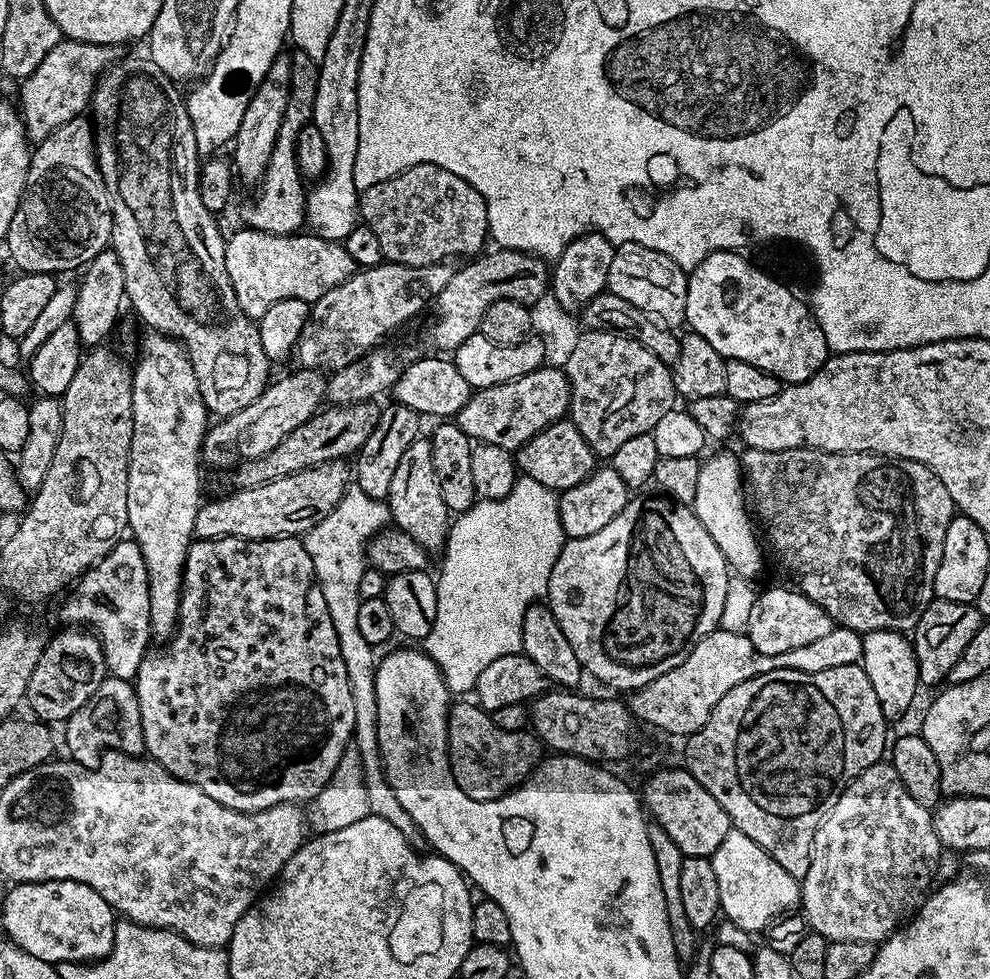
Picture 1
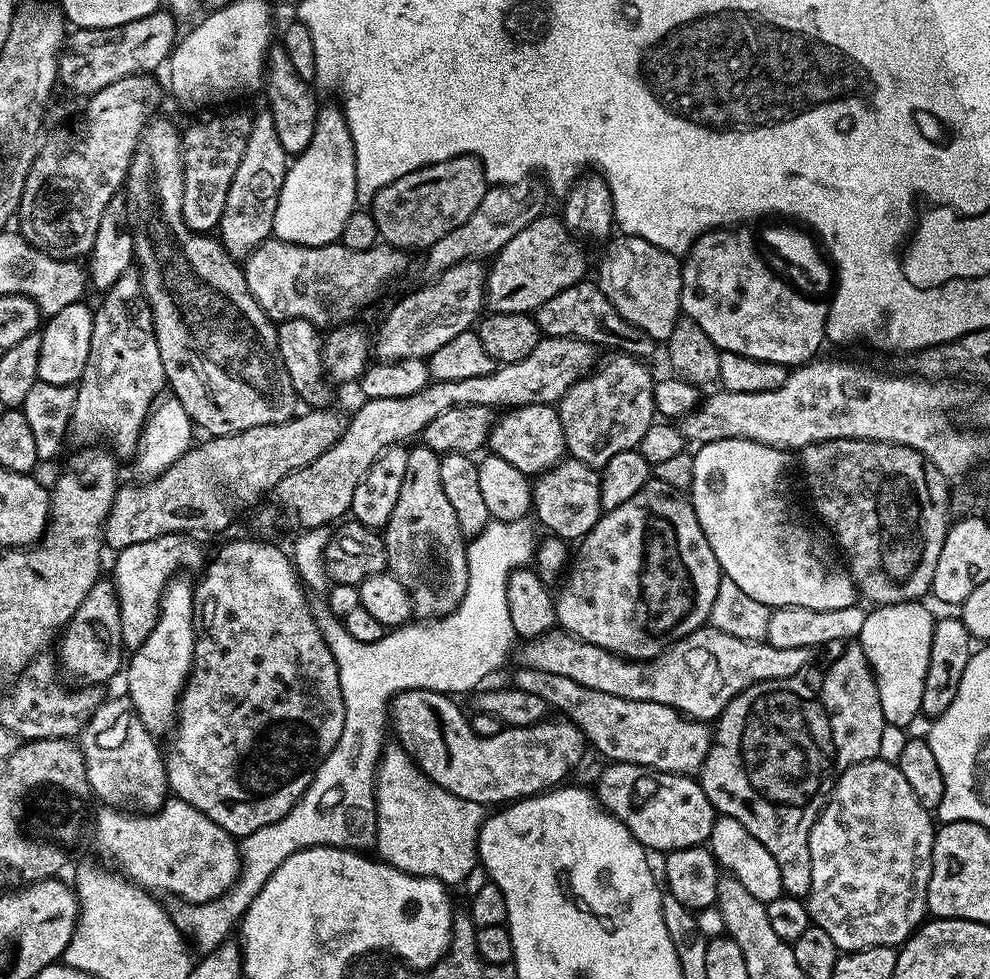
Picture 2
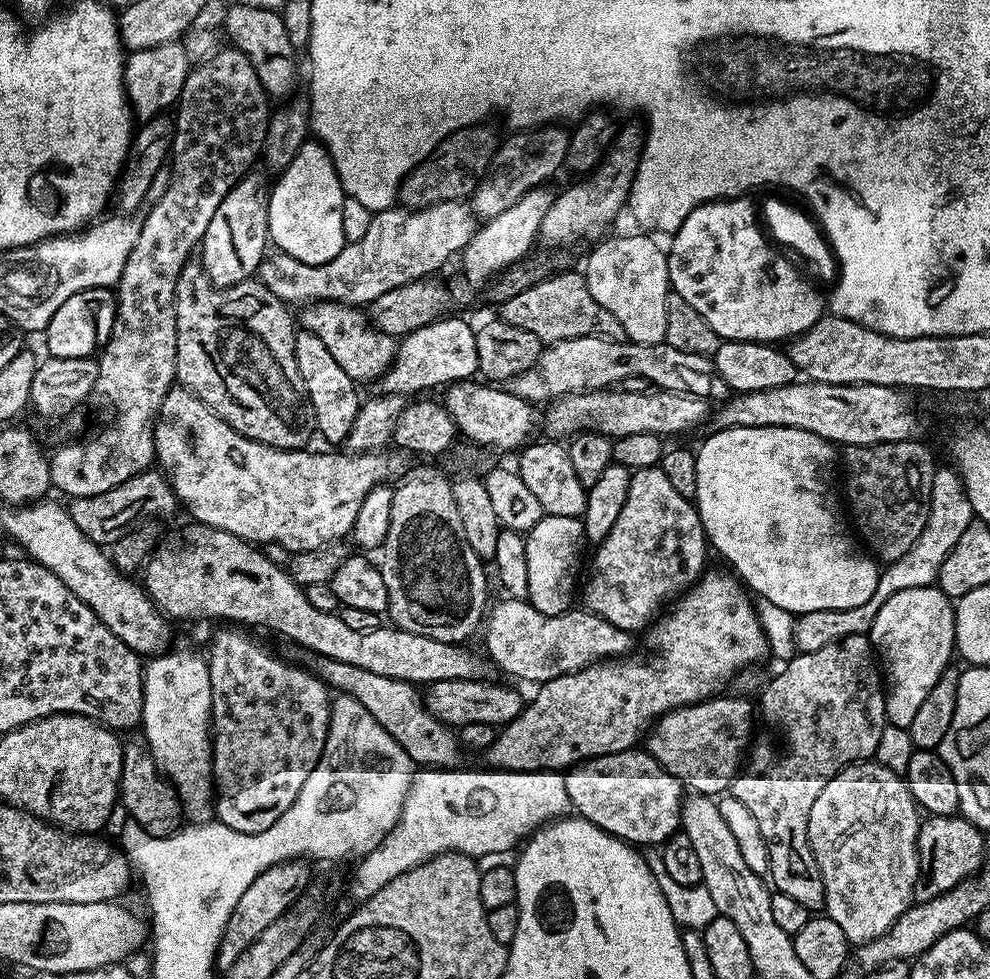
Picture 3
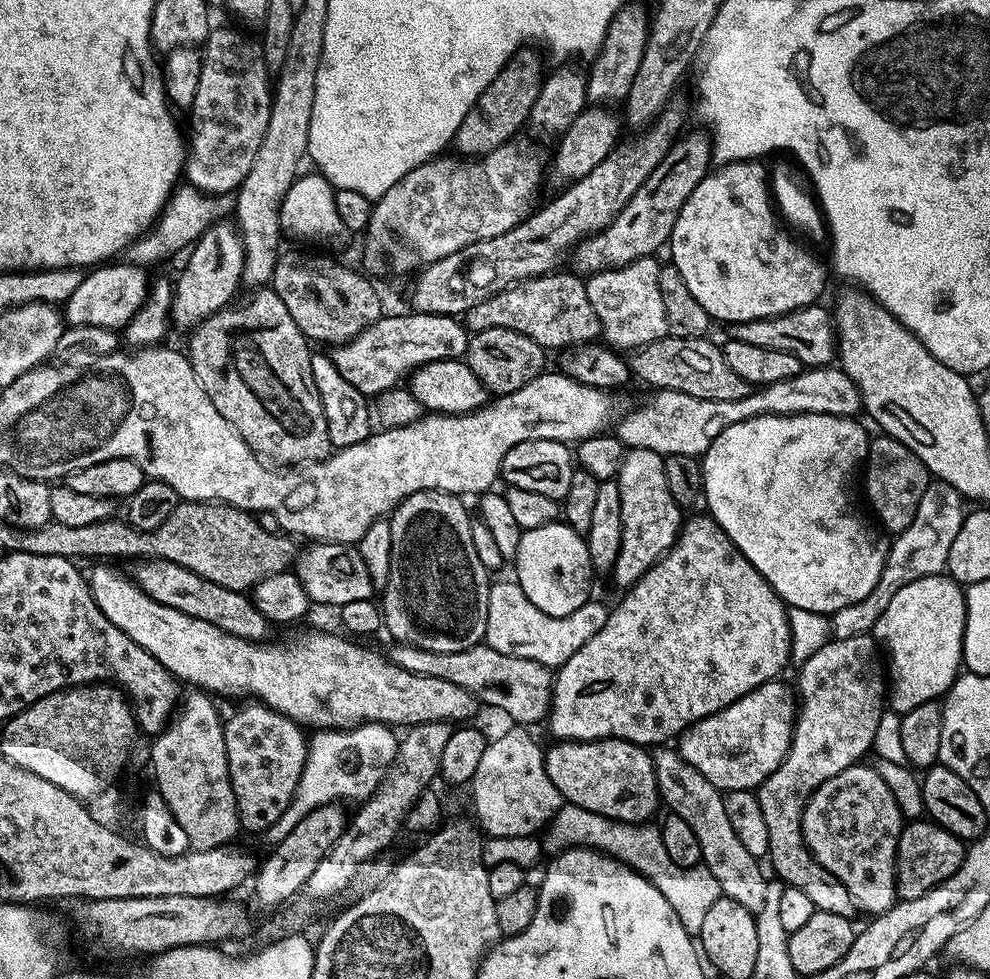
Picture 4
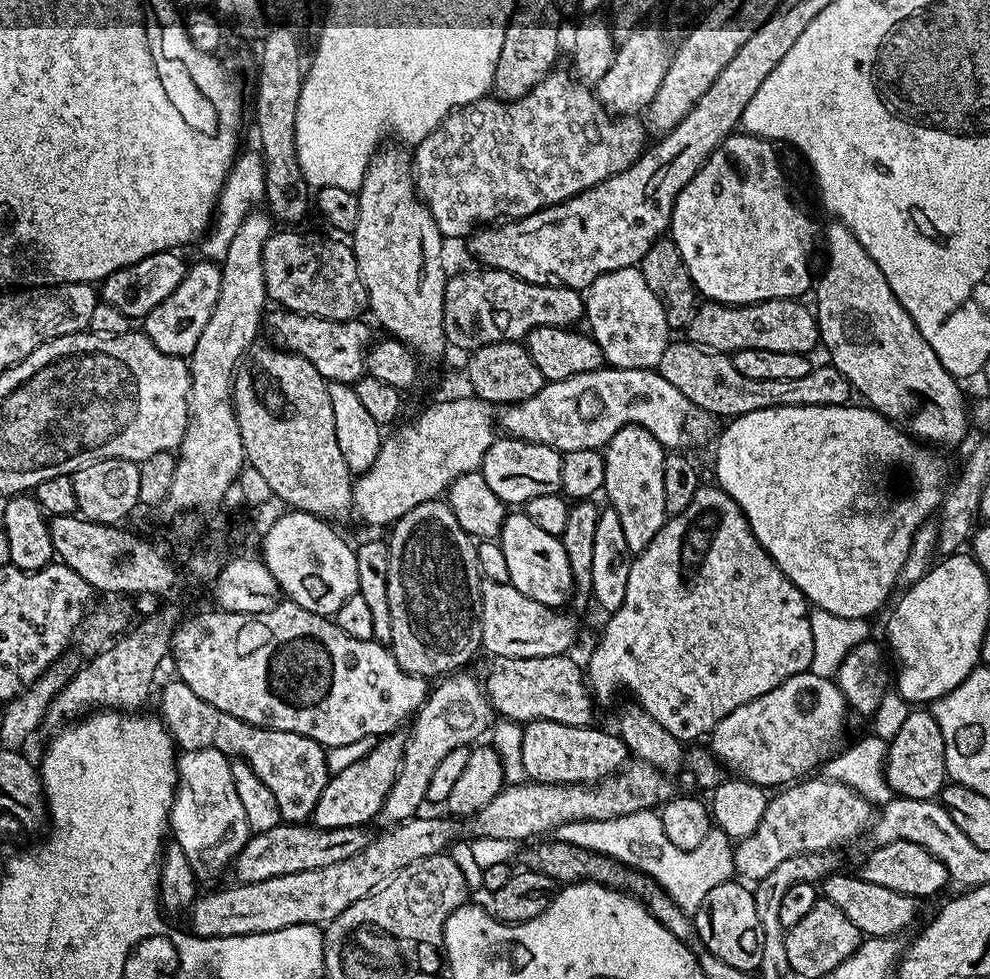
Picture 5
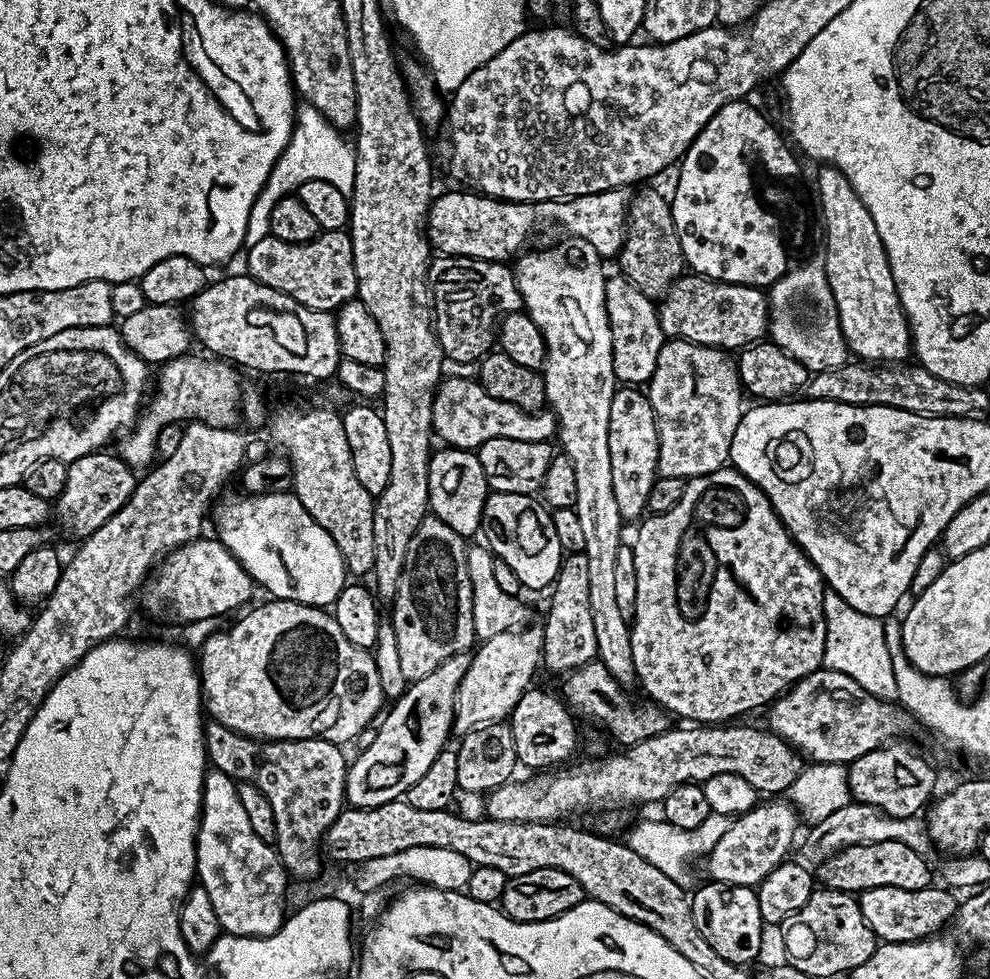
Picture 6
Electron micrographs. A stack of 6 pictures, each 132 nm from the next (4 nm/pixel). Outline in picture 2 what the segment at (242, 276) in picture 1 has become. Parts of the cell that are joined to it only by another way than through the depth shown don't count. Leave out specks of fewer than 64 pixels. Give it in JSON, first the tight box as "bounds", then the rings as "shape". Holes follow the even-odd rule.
{"bounds":[242,238,405,326],"shape":[[[269,238],[243,257],[242,267],[246,286],[250,294],[262,306],[262,310],[274,322],[302,318],[317,326],[336,326],[347,321],[355,308],[363,306],[367,300],[372,300],[379,294],[395,276],[404,272],[405,253],[398,248],[390,248],[381,242],[370,250],[346,250],[340,243],[326,246],[302,246],[294,242]]]}

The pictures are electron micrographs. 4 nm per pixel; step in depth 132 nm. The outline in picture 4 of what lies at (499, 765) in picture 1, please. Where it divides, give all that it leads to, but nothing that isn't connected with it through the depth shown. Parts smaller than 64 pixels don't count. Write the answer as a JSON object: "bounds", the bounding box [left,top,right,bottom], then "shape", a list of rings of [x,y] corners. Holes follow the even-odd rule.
{"bounds":[135,514,791,746],"shape":[[[701,514],[696,516],[693,520],[685,519],[680,529],[680,537],[674,542],[674,546],[668,551],[663,558],[658,561],[648,573],[645,574],[639,580],[638,583],[632,585],[631,588],[627,589],[623,593],[624,596],[620,600],[620,605],[615,609],[614,607],[609,611],[608,621],[606,626],[602,626],[602,630],[598,630],[598,634],[594,634],[594,638],[590,638],[590,642],[586,642],[586,646],[582,646],[577,652],[575,652],[570,659],[561,664],[559,668],[555,669],[554,679],[552,681],[552,706],[548,709],[548,715],[546,717],[546,725],[550,731],[556,735],[557,741],[562,740],[629,740],[631,744],[639,744],[641,746],[660,746],[671,738],[679,737],[681,732],[687,730],[691,724],[697,724],[702,718],[706,718],[710,714],[714,714],[718,710],[722,710],[726,706],[730,706],[734,702],[738,702],[738,698],[742,698],[746,694],[750,694],[758,686],[762,686],[766,682],[777,679],[781,675],[780,671],[784,667],[789,667],[790,654],[791,654],[791,626],[788,624],[788,608],[786,607],[780,595],[770,586],[770,582],[766,582],[766,578],[762,578],[762,574],[758,574],[758,570],[754,570],[754,566],[750,566],[750,562],[744,557],[743,554],[738,550],[738,546],[734,542],[730,542],[730,538],[722,530],[722,526],[718,526],[718,522],[712,519],[707,514]],[[145,560],[137,563],[135,568],[136,584],[146,594],[150,594],[154,602],[162,602],[162,606],[182,610],[182,614],[190,614],[194,618],[202,618],[202,622],[210,622],[218,626],[218,630],[226,630],[226,634],[234,634],[243,640],[264,642],[274,631],[272,621],[256,609],[255,603],[245,593],[235,592],[209,580],[203,580],[198,574],[169,560]]]}

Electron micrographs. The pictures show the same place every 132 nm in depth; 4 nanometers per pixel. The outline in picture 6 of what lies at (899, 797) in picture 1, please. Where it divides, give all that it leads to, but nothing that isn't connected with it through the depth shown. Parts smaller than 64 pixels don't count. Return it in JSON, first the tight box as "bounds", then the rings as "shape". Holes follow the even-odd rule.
{"bounds":[706,798,798,888],"shape":[[[772,798],[769,804],[757,803],[755,808],[733,819],[730,830],[722,834],[718,846],[710,850],[706,857],[708,872],[713,881],[734,886],[756,888],[774,870],[774,866],[784,863],[796,836],[798,813],[791,803],[780,798]]]}

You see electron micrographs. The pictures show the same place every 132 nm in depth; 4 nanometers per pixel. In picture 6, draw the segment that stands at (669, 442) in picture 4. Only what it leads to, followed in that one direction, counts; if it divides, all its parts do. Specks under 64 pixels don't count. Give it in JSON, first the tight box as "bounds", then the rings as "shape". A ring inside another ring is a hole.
{"bounds":[431,375,557,450],"shape":[[[453,375],[441,379],[432,394],[431,427],[437,437],[441,436],[444,439],[445,445],[469,450],[481,448],[486,442],[490,442],[490,438],[518,438],[522,442],[538,442],[551,441],[557,435],[556,417],[551,411],[527,412],[516,406],[510,406],[510,402],[490,398],[490,394],[486,394],[486,390],[480,385],[479,379]]]}

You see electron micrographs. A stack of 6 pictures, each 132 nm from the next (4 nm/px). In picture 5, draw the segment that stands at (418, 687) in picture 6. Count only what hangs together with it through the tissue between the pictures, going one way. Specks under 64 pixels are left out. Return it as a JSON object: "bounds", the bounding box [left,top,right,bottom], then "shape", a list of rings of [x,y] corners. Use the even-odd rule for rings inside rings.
{"bounds":[311,734,405,828],"shape":[[[400,734],[377,739],[366,758],[354,762],[354,766],[346,766],[346,770],[329,775],[326,790],[322,790],[322,798],[318,798],[318,806],[314,806],[312,811],[311,823],[318,828],[371,825],[371,820],[375,821],[379,817],[386,794],[390,794],[390,786],[394,786],[402,766],[405,743],[405,737]]]}

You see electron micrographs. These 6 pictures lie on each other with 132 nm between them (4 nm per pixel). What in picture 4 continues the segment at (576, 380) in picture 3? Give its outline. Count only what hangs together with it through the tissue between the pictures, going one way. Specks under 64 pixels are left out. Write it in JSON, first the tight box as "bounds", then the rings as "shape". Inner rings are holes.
{"bounds":[627,336,754,402],"shape":[[[664,336],[660,340],[650,342],[646,346],[635,349],[627,357],[629,368],[632,370],[633,377],[644,384],[649,384],[649,389],[674,390],[682,394],[690,394],[694,398],[706,398],[707,400],[717,400],[718,402],[734,402],[738,398],[746,398],[754,391],[753,385],[746,382],[746,378],[738,378],[730,366],[726,366],[726,358],[719,347],[716,348],[708,341],[708,338],[678,338],[677,336]]]}

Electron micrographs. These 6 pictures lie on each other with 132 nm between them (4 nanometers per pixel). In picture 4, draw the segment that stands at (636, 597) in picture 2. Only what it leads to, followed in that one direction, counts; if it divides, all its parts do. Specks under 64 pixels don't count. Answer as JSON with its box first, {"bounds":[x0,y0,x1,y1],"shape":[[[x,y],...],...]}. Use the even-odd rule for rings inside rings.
{"bounds":[610,448,682,590],"shape":[[[634,448],[624,453],[620,473],[615,479],[622,502],[622,546],[614,562],[610,579],[627,590],[641,580],[674,546],[682,527],[681,505],[674,502],[666,486],[664,457],[654,450]]]}

